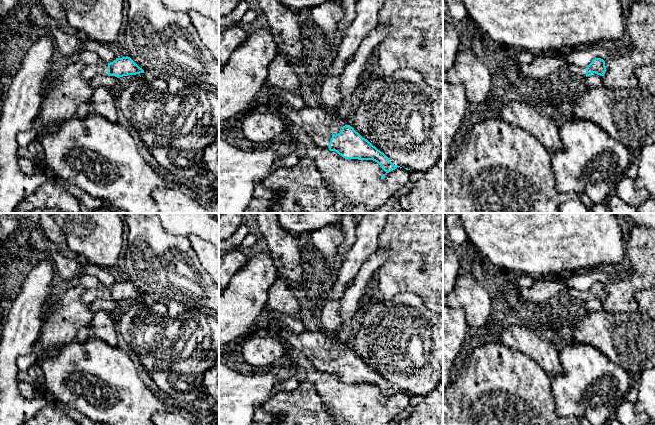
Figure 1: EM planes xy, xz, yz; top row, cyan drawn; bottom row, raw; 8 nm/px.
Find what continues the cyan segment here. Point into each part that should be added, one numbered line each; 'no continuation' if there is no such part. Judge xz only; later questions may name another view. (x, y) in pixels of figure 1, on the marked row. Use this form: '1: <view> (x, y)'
1: xz (315, 122)

